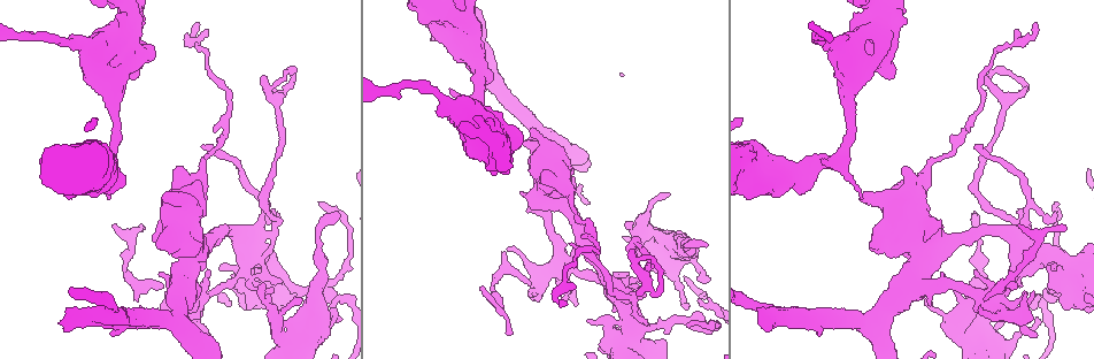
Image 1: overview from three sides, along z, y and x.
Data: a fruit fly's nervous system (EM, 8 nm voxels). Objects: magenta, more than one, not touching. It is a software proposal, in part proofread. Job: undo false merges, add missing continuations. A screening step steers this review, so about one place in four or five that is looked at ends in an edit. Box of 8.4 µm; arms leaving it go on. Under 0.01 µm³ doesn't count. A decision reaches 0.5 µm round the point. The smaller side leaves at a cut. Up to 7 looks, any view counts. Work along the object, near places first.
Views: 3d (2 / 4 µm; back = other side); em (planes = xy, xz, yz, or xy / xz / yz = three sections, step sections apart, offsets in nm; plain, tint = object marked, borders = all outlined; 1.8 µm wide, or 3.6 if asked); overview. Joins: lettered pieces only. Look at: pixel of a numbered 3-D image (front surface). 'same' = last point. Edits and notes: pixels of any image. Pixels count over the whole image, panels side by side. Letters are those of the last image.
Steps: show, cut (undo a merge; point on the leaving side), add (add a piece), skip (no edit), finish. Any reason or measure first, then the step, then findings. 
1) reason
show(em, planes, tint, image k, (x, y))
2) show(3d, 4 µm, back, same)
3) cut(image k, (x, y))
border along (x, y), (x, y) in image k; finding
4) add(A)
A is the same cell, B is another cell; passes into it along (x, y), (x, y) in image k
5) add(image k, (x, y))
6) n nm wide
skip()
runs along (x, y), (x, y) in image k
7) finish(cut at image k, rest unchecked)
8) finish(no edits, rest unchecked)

closes a loop
show(em, 3.6 µm, yz, step 16, borders, image 1, (588, 277))

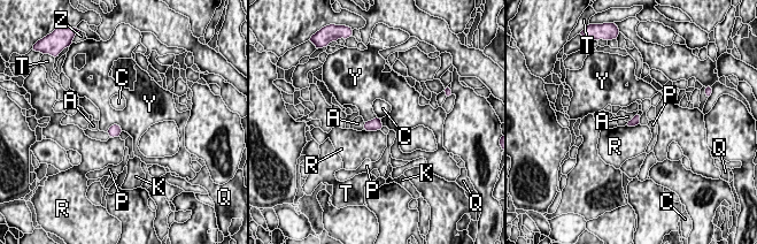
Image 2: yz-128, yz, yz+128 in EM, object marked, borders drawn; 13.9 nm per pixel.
another direction
show(em, 3.6 µm, planes, borders, same)

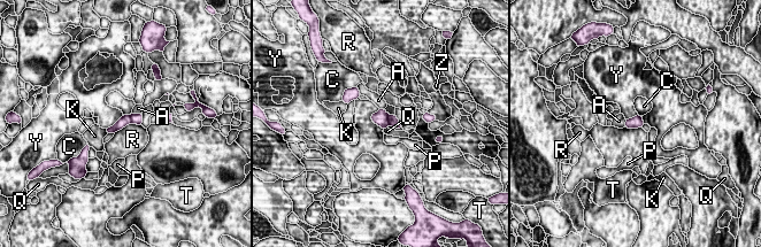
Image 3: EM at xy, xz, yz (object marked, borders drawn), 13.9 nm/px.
140 nm wide
skip()
A, C, K, P, Q, R, T, Y and Z are other cells; all the same neuron

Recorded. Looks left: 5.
branch stops here
show(em, yz, step 4, borders, image 1, (759, 323))

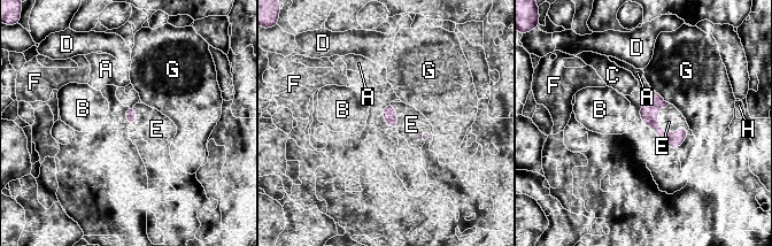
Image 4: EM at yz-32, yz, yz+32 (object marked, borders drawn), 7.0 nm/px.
add(E)
E is the same cell, A, B, C, D, F, G and H are other cells; the neuron continues

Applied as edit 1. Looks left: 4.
free end
show(em, planes, borders, image 1, (809, 186))

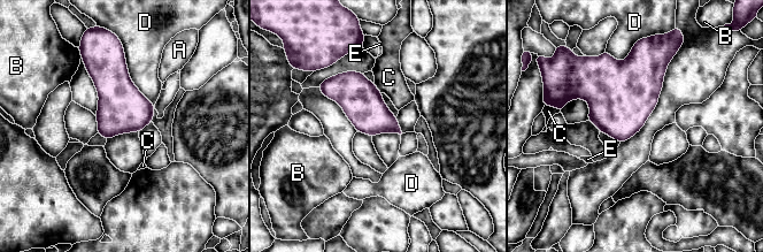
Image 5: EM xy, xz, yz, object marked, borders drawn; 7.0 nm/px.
280 nm wide; D touches over 460 nm
skip()
A, B, C, D and E are other cells; no lettered piece goes on from it

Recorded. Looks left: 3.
finish(add at image 4, rest unchecked)

